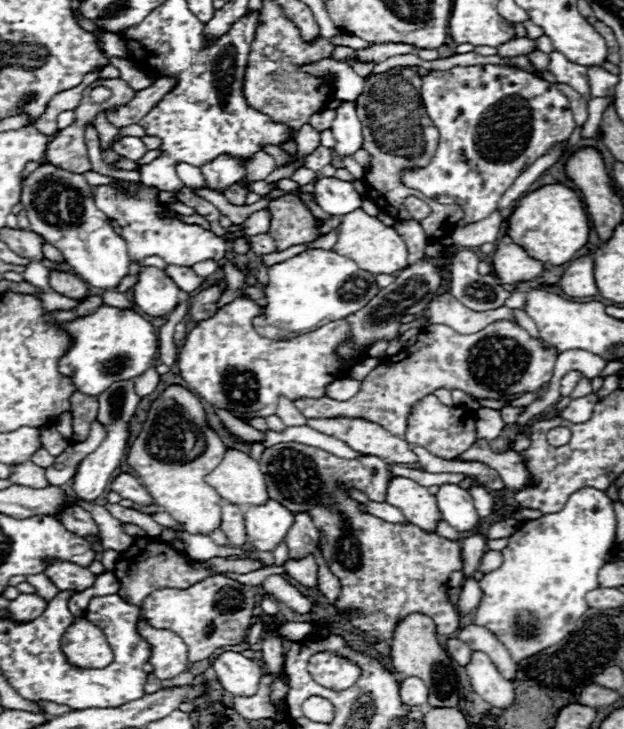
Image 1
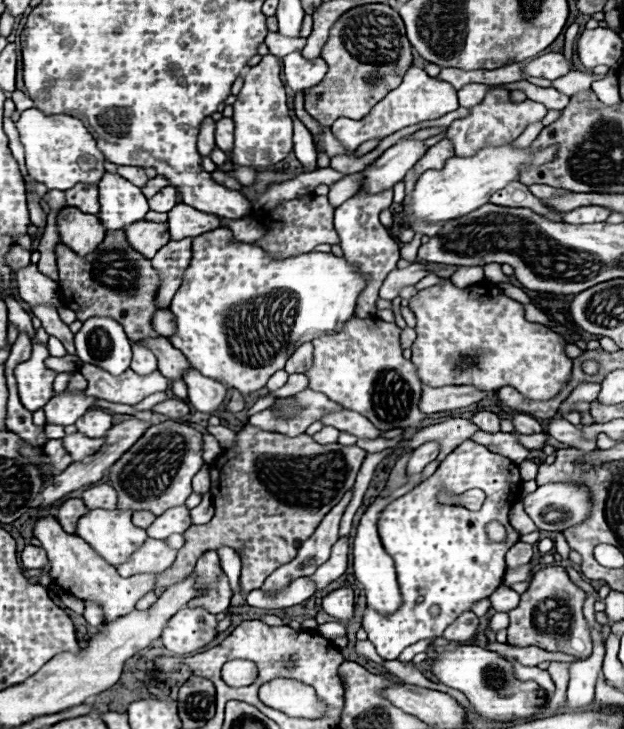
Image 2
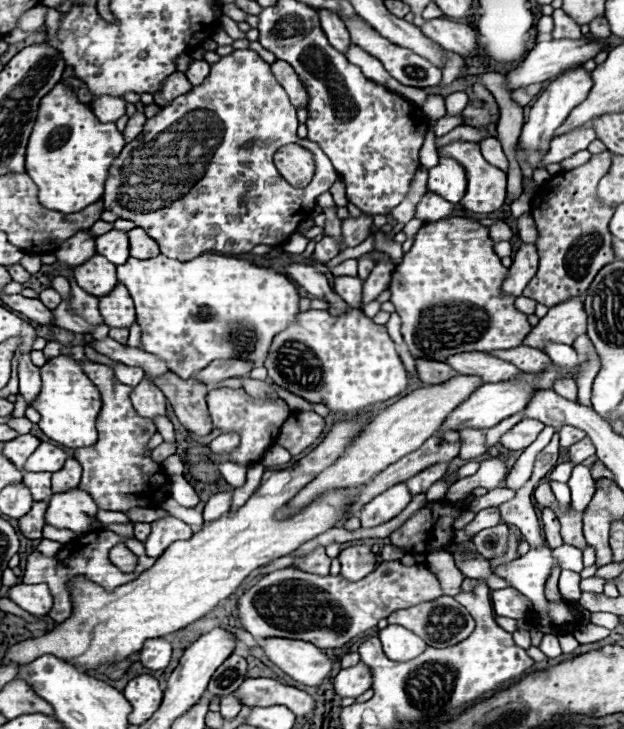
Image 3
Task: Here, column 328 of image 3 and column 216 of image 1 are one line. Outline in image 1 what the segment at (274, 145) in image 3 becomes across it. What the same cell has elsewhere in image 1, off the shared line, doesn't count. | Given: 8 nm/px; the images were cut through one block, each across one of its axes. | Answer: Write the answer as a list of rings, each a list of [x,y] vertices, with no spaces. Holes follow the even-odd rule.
[[[220,156],[214,162],[206,164],[204,168],[200,168],[208,186],[214,190],[222,190],[232,186],[234,182],[244,178],[244,160],[238,158],[228,158],[228,156]]]

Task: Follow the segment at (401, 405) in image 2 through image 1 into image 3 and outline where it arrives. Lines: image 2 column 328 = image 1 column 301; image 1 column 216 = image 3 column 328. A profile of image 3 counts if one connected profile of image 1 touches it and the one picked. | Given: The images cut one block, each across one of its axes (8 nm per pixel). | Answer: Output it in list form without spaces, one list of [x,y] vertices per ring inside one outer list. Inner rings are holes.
[[[348,308],[340,316],[332,316],[328,310],[300,312],[296,316],[296,324],[274,336],[264,366],[268,368],[268,378],[280,388],[312,404],[324,404],[344,416],[358,416],[366,412],[368,406],[386,402],[388,398],[404,392],[408,386],[408,372],[396,352],[396,344],[386,334],[386,328],[374,324],[360,308]]]

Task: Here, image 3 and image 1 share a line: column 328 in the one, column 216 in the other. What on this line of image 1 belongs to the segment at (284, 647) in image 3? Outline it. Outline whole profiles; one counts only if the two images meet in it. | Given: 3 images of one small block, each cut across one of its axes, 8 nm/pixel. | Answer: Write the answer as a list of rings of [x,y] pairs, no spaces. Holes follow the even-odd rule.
[[[222,652],[212,666],[222,688],[234,696],[254,696],[264,676],[264,670],[254,660],[238,652]]]

